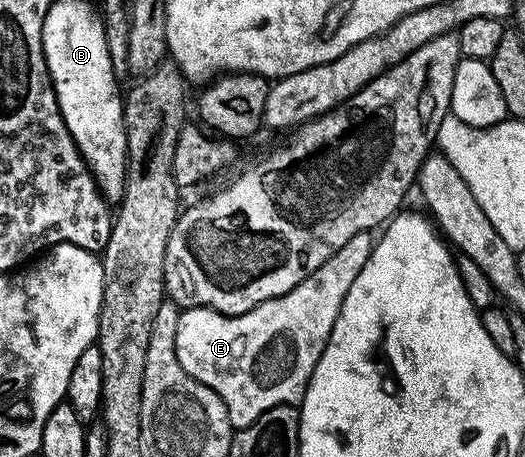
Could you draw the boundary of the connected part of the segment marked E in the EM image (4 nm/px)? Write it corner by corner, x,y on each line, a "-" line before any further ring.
370,232
353,235
341,251
337,251
313,275
309,275
293,291
283,297
274,297
248,313
230,317
215,309
184,308
177,319
177,359
181,367
193,379
197,379
205,387
209,387
221,398
227,408
227,414
235,429
243,429
253,423
265,411
278,405
298,406
302,402
307,381
317,367
317,359
327,346
329,335
333,331
333,323
341,311
341,303
345,303
345,295
349,295
349,287
353,287
353,279
361,275
361,267
371,254
373,237

